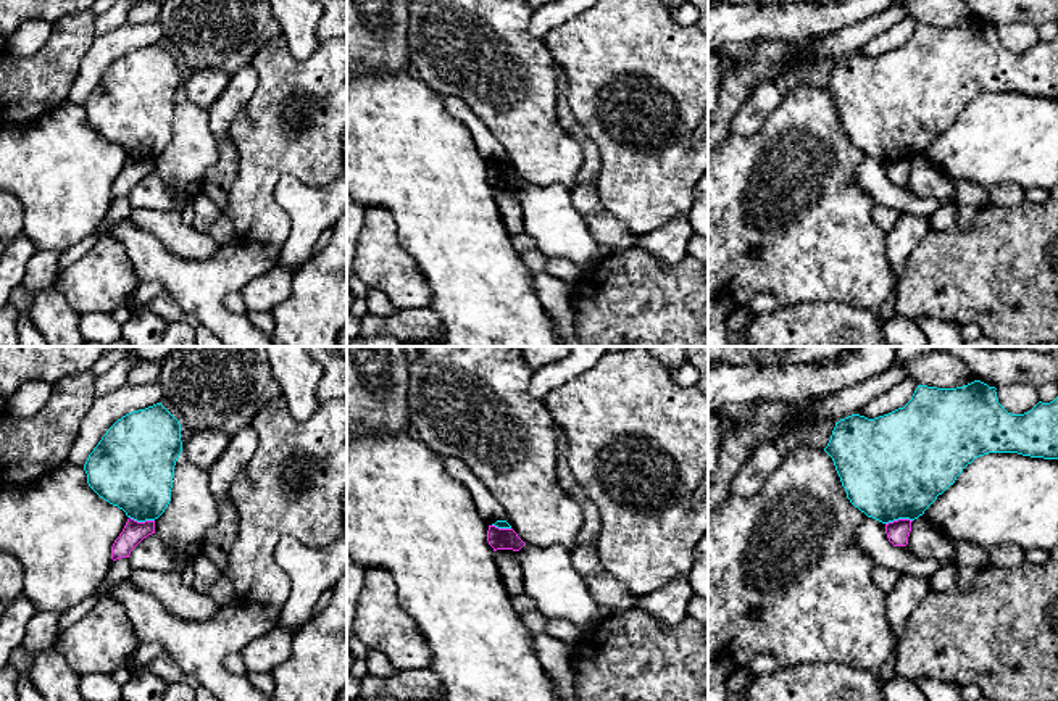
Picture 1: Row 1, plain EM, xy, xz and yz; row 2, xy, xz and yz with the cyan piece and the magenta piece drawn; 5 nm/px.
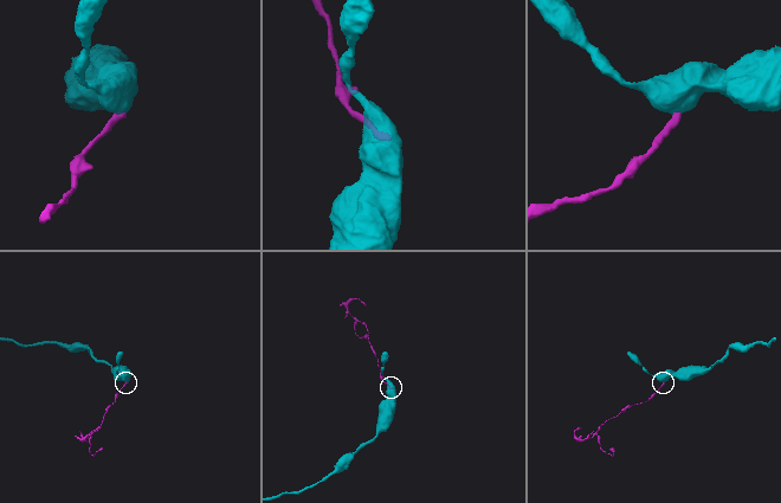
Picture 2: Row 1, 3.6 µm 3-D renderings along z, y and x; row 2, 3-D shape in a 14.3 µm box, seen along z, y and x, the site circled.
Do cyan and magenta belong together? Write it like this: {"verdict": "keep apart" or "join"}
{"verdict": "keep apart"}

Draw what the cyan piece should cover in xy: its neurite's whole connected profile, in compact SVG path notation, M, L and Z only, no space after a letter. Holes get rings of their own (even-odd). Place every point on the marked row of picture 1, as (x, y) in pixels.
M156 403L123 416L106 430L84 464L87 483L127 517L155 521L171 501L181 453L181 424Z

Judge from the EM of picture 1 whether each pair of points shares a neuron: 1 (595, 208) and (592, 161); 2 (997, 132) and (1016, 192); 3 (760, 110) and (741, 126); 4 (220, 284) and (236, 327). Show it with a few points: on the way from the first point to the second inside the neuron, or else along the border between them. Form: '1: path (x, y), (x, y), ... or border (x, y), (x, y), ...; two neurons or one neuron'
1: border (592, 182), (576, 186); two neurons
2: border (1023, 187), (999, 184), (989, 189); two neurons
3: path (755, 111), (745, 121); one neuron
4: path (216, 295), (216, 308), (224, 316); one neuron

